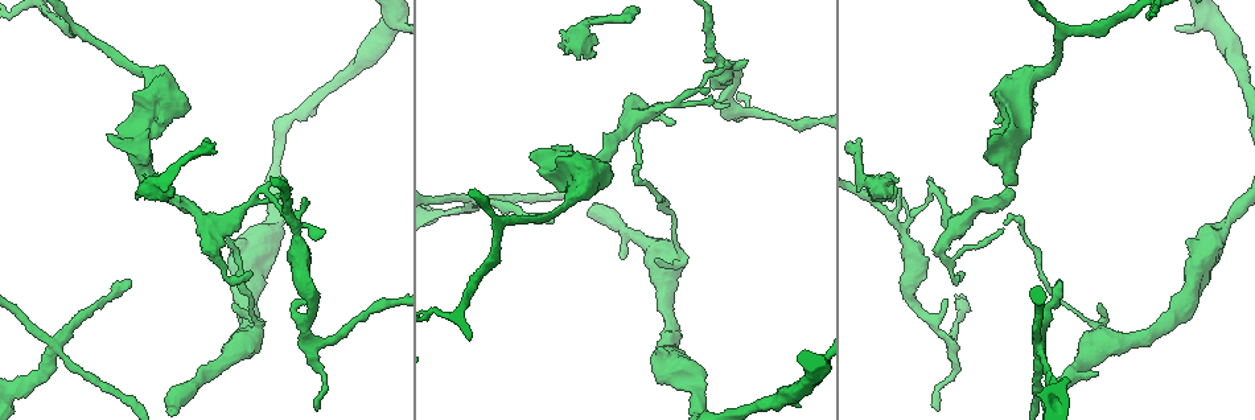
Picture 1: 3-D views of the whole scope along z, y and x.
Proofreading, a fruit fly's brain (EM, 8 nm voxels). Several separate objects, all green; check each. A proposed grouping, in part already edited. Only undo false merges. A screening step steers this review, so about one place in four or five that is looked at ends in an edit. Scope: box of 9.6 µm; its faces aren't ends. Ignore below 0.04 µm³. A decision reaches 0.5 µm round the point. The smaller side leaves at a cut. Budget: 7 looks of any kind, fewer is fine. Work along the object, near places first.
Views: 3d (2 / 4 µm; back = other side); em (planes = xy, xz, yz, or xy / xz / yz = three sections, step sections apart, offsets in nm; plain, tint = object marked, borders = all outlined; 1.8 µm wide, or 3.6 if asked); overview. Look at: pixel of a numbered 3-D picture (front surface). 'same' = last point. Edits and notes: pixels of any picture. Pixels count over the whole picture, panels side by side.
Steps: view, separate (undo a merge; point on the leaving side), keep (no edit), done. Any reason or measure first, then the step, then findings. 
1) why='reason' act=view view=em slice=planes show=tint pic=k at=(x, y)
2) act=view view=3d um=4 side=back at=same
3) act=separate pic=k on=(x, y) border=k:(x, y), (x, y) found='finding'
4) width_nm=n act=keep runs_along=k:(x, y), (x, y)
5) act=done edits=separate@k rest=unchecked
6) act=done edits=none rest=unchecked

why='sharp bend' act=view view=em slice=planes show=tint pic=1 at=(733, 112)

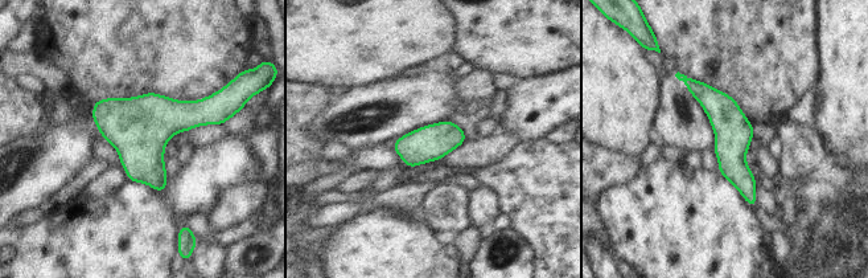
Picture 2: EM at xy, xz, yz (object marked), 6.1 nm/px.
act=keep runs_along=2:(687, 81), (727, 118), (752, 201) found='all the same neuron'

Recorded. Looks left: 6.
why='calibre changes' act=view view=em um=3.6 slice=xz step=4 show=tint pic=1 at=(161, 185)

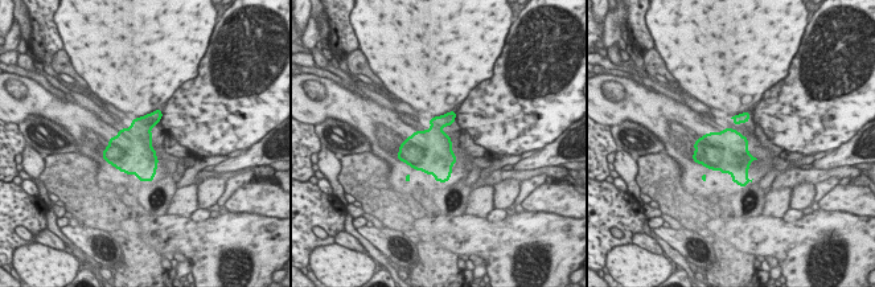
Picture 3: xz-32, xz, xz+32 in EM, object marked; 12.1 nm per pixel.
act=view view=em um=3.6 slice=planes show=tint at=same

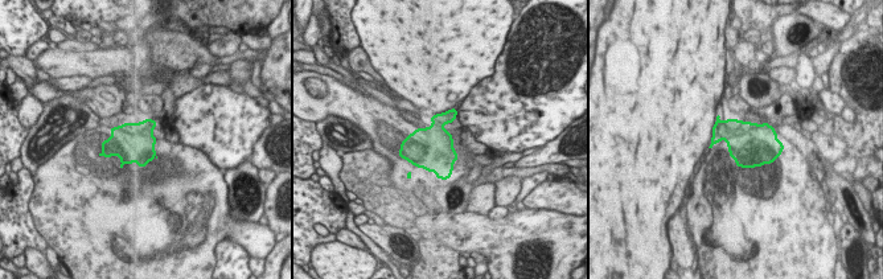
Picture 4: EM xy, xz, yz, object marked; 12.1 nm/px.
act=separate pic=4 on=(718, 132) border=4:(726, 122), (726, 135), (723, 138) found='two neurons meet here'

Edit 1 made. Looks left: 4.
why='sharp bend' act=view view=em slice=planes show=tint pic=1 at=(903, 227)

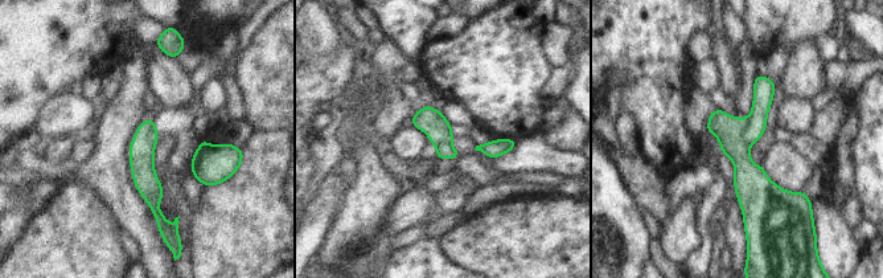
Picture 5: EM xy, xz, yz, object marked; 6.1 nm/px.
width_nm=150 act=separate pic=5 on=(729, 130) border=5:(746, 119), (743, 139), (748, 146) found='a second neuron is stuck on'

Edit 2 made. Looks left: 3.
act=done edits=separate@4,separate@5 rest=unchecked

